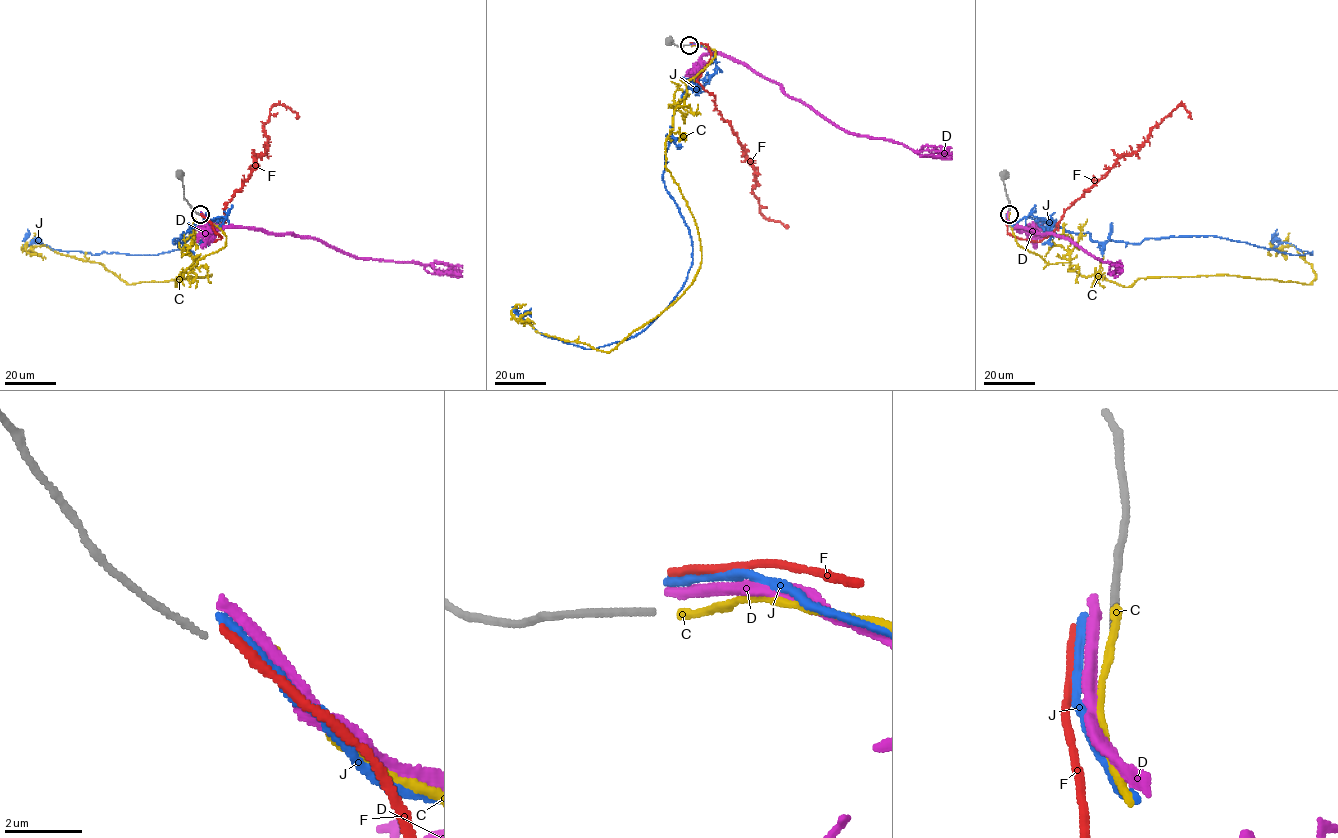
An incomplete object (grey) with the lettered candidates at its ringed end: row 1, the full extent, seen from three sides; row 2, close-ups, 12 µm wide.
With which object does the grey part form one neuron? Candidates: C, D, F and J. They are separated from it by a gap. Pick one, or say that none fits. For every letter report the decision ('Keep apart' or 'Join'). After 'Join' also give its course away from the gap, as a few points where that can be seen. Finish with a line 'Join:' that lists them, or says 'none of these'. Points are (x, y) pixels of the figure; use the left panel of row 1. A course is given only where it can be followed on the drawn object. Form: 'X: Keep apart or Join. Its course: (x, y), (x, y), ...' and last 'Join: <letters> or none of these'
C: Join. Its course: (201, 213), (226, 245), (194, 262), (176, 286), (212, 274), (127, 284), (101, 263), (21, 247), (36, 254)
D: Keep apart
F: Keep apart
J: Keep apart
Join: C

